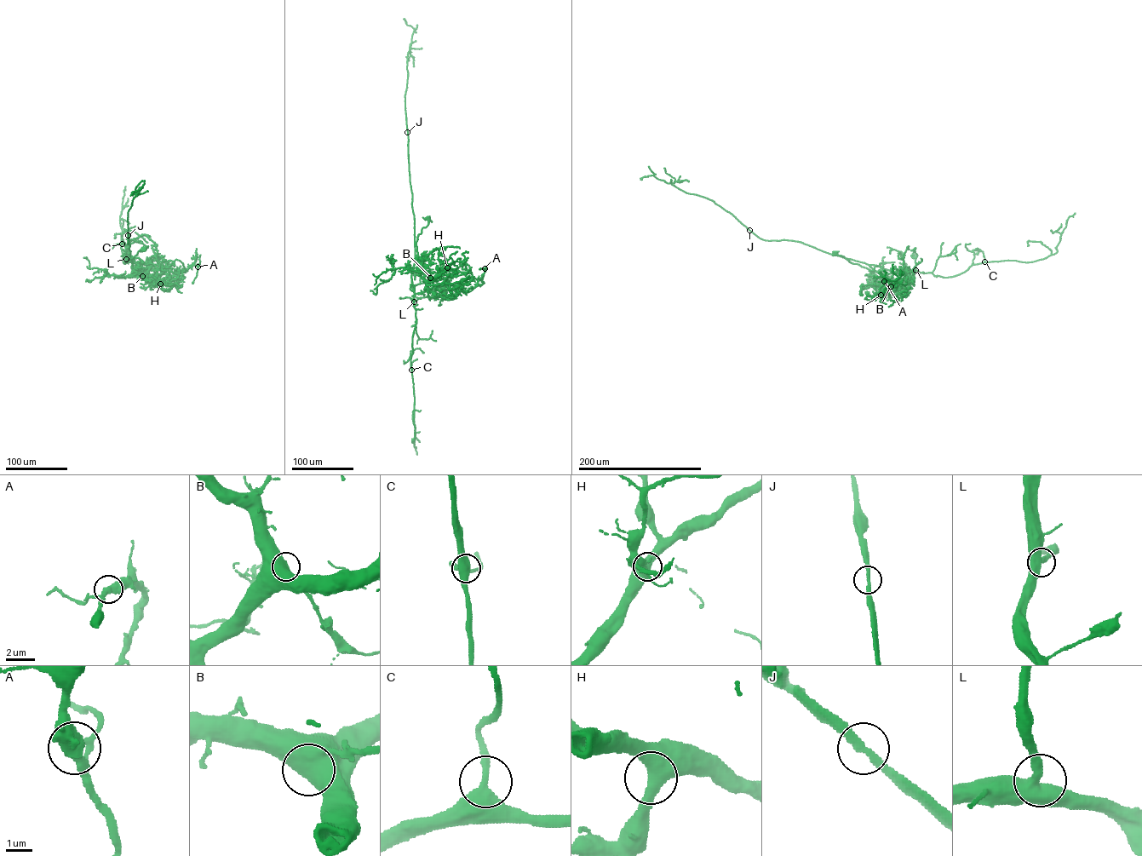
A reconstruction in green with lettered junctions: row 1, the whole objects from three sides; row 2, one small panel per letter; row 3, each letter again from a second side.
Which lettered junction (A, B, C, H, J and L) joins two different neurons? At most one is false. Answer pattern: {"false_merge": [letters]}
{"false_merge": []}

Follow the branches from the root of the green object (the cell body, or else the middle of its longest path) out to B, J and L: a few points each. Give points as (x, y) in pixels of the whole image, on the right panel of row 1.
B: (834, 254), (892, 282), (893, 284), (891, 286)
J: (834, 254), (891, 281), (870, 265), (829, 253), (800, 242), (765, 240), (749, 230)
L: (834, 254), (890, 281), (869, 266), (876, 265), (895, 271), (915, 270)

